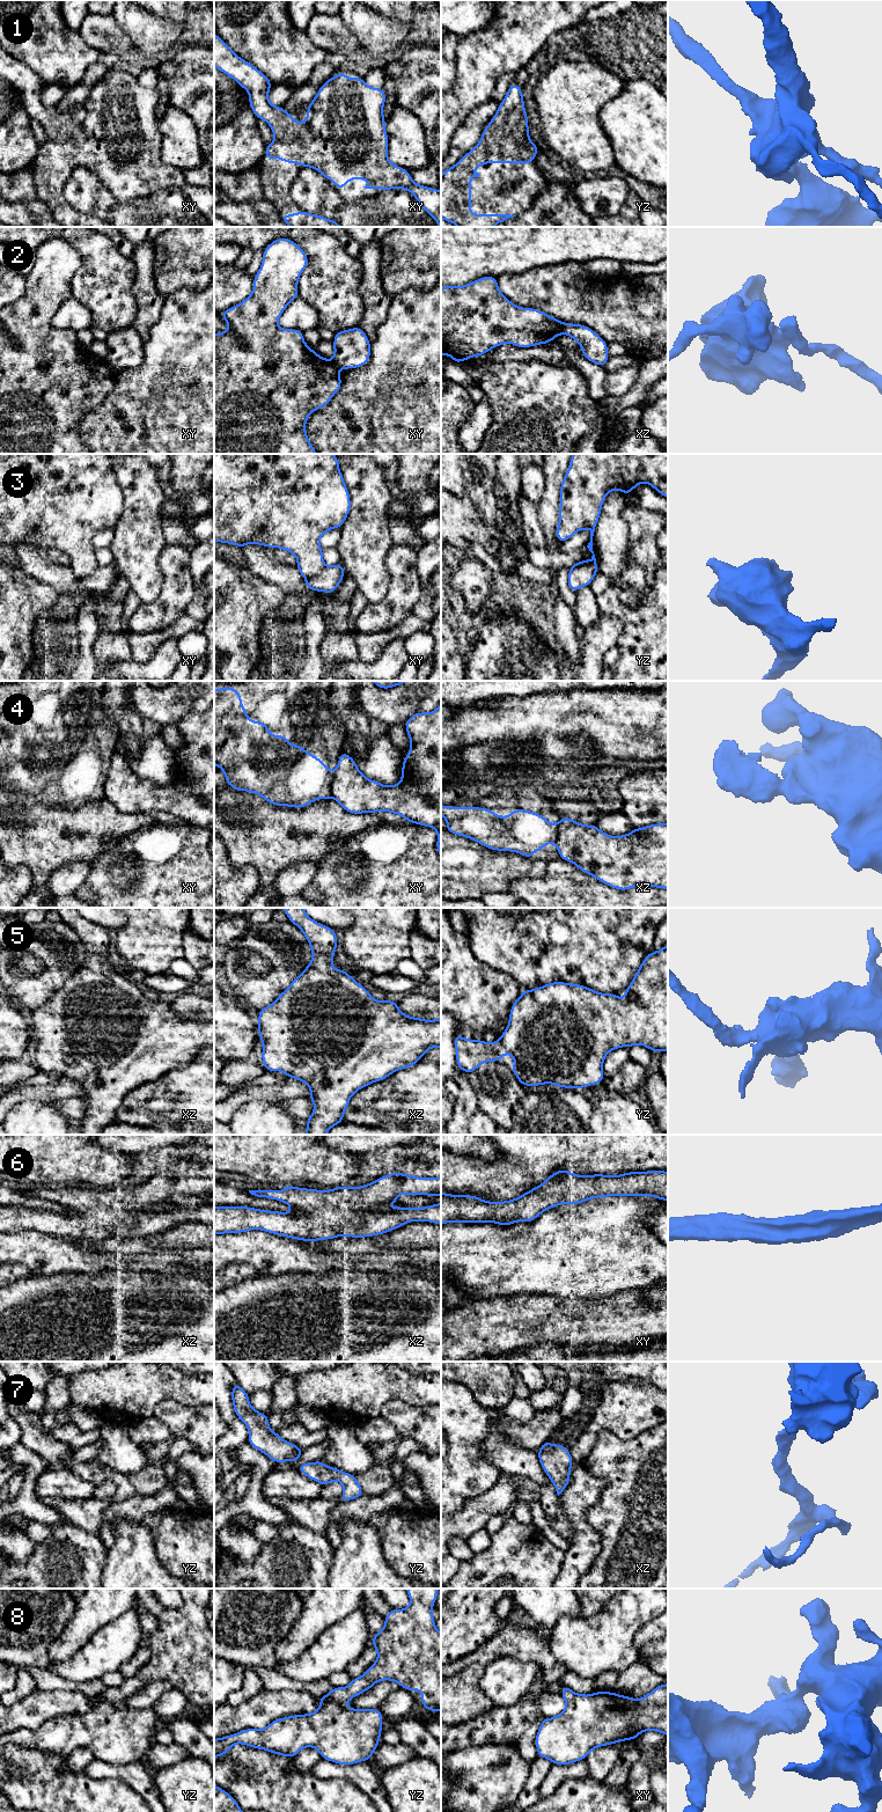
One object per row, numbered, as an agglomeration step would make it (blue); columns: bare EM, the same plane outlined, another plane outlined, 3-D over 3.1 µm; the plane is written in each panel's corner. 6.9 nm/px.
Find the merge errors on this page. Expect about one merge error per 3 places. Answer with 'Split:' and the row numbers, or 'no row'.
Split: 2, 3, 4

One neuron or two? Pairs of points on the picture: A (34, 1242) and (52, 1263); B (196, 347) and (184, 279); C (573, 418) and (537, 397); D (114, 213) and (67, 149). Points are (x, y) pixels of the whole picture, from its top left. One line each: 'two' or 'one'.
A: one
B: two
C: one
D: two

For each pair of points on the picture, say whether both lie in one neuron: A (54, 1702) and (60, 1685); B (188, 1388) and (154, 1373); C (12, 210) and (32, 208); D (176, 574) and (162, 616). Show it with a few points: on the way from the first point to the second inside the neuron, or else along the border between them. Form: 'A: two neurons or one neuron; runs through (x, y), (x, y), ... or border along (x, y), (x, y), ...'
A: two neurons; border along (38, 1688), (45, 1691), (79, 1691), (86, 1695)
B: one neuron; runs through (179, 1386), (162, 1381)
C: one neuron; runs through (16, 210), (28, 210)
D: one neuron; runs through (176, 585), (176, 593), (169, 606)

